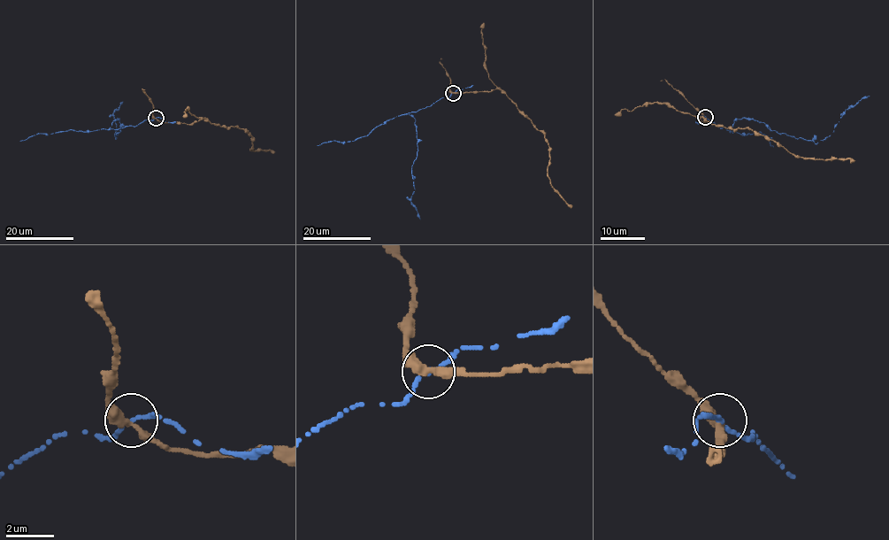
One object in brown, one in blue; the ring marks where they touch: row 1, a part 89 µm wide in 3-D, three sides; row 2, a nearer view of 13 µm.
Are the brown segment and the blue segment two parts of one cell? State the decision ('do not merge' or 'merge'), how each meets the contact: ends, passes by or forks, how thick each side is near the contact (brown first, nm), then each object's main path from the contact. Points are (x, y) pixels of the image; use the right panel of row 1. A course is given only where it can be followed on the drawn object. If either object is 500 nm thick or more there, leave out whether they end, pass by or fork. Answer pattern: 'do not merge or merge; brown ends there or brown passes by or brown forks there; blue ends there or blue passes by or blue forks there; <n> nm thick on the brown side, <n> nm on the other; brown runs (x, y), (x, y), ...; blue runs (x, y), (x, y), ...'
do not merge; brown passes by; blue passes by; 340 nm thick on the brown side, 170 nm on the other; brown runs (705, 117), (703, 125), (700, 120), (703, 117), (711, 124), (733, 129), (750, 128), (801, 158), (853, 161); blue runs (705, 117), (730, 131), (738, 119), (757, 120), (778, 134), (816, 143), (831, 134), (846, 109), (869, 96)

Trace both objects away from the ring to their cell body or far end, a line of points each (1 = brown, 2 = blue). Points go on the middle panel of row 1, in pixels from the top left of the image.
1: (453, 93), (497, 88), (502, 91), (544, 134), (549, 148), (547, 167), (551, 185), (572, 206)
2: (453, 93), (407, 113), (416, 120), (417, 157), (411, 169), (415, 189), (410, 201), (419, 219)

